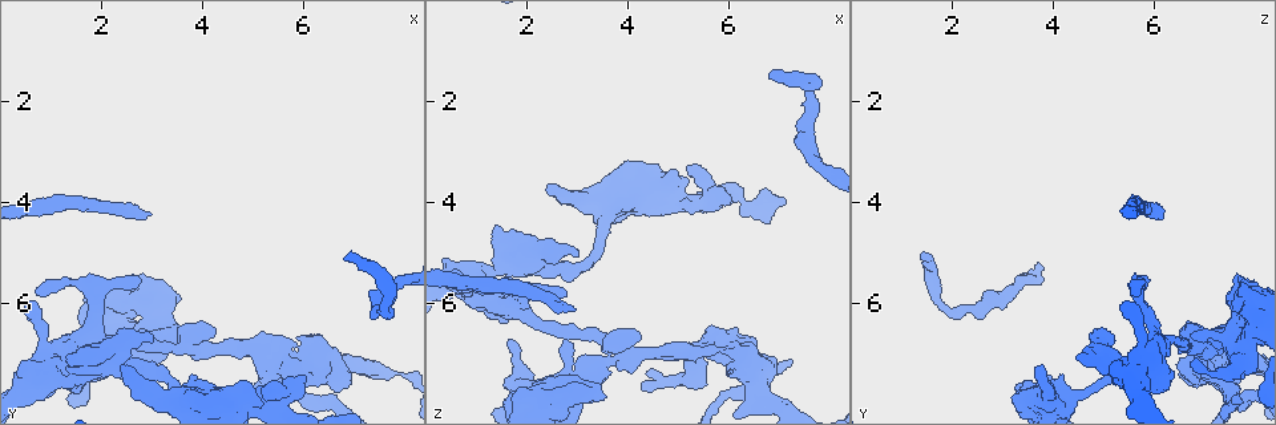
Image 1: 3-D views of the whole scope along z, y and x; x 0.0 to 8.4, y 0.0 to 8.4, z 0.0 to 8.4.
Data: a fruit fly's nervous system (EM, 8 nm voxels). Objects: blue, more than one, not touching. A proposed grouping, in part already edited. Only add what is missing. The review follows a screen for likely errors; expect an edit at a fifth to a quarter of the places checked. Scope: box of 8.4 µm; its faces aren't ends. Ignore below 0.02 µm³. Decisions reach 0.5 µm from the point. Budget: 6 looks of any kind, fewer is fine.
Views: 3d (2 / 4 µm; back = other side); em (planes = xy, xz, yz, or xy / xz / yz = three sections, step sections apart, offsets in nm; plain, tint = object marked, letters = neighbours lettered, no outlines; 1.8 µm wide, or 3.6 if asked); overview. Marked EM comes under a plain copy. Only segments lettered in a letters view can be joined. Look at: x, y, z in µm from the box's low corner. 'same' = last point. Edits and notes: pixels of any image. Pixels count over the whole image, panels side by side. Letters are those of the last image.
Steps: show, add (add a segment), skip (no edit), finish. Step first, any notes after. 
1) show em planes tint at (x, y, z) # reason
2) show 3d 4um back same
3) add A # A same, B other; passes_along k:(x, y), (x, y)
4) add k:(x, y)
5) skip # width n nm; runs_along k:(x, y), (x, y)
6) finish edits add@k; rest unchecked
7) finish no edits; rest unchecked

show 3d 4um at (6.30, 7.25, 7.10) # abrupt turn

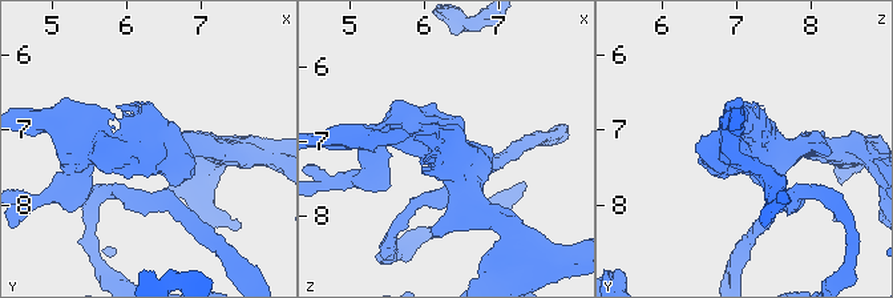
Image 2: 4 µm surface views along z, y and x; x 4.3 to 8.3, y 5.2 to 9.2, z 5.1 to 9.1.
show em 3.6um planes letters at (6.35, 7.25, 7.10)

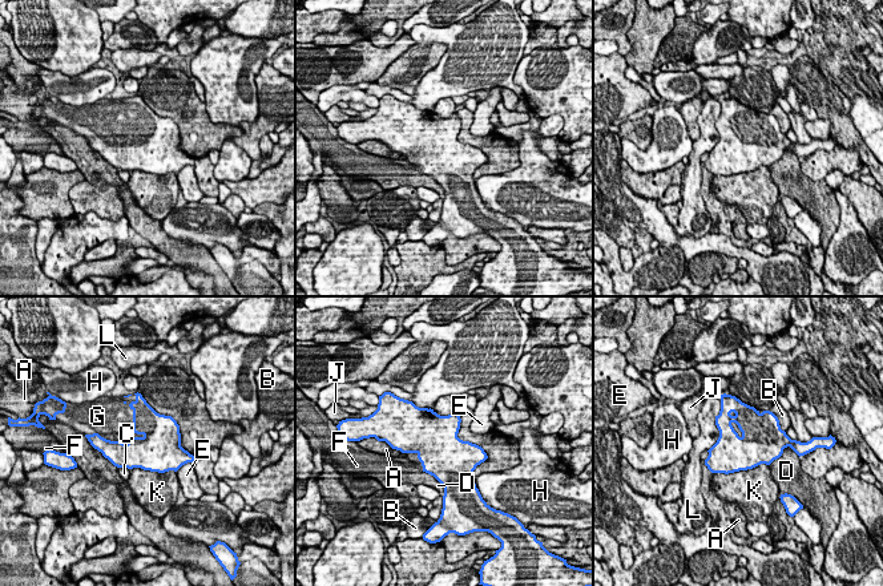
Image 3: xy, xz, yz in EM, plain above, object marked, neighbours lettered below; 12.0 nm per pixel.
add G # longest_contact K 700 nm; A other, B other, C other, D other, E other, F other, G same, H other, J other, K other, L other; passes_along 3:(146, 421), (133, 417), (113, 416); it goes on there

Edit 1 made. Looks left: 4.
show 3d 4um at (3.65, 6.85, 6.80) # arms part here

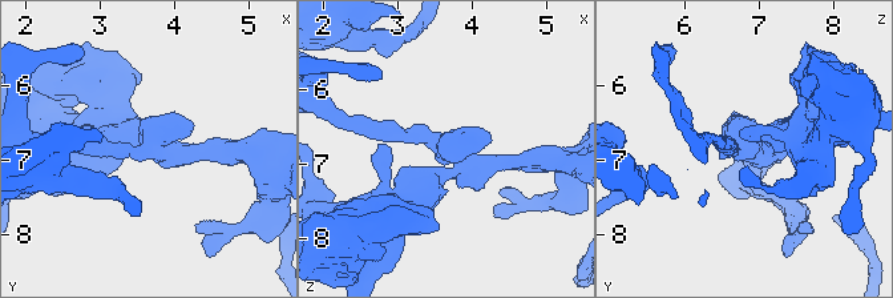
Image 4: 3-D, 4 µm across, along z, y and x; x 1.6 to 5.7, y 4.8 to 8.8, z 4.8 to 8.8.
show em xz step 8 tint at (3.65, 6.85, 6.80)

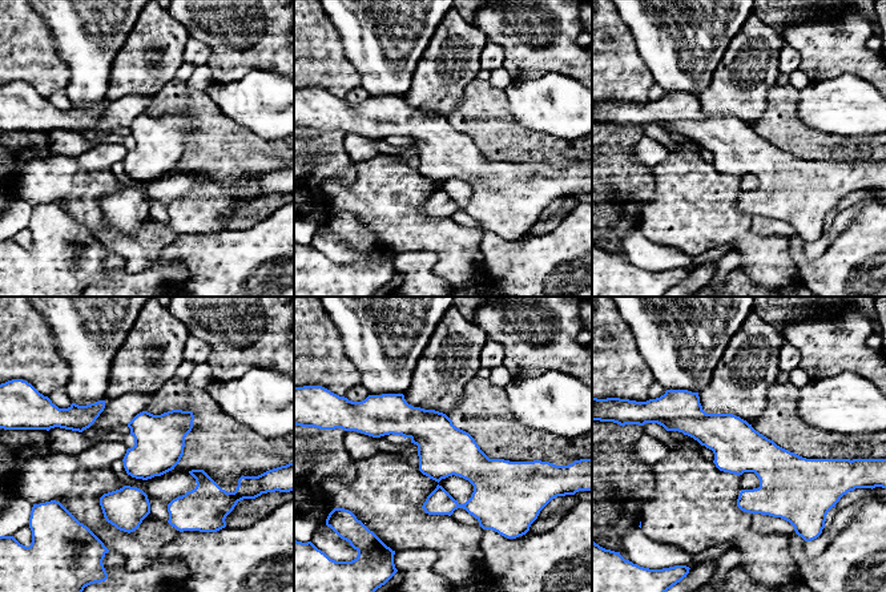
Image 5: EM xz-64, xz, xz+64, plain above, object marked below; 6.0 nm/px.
show em xy step 16 letters same

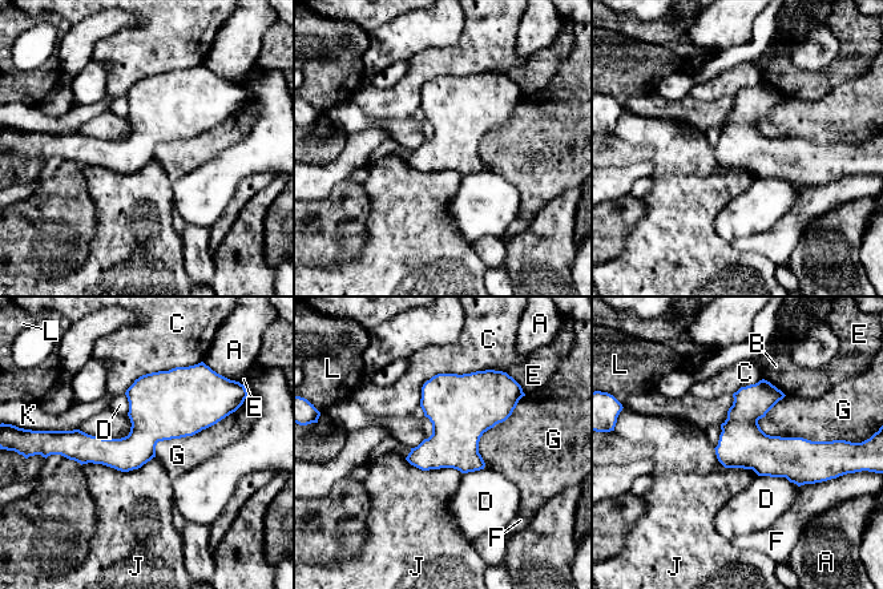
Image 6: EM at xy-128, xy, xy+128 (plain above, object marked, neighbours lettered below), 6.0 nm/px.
skip # width 200 nm; A other, B other, C other, D other, E other, F other, G other, J other, K other, L other; border 6:(757, 420), (770, 435), (822, 442); none of them fits

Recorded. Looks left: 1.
show em yz step 8 letters at (6.85, 5.05, 1.40) # free end

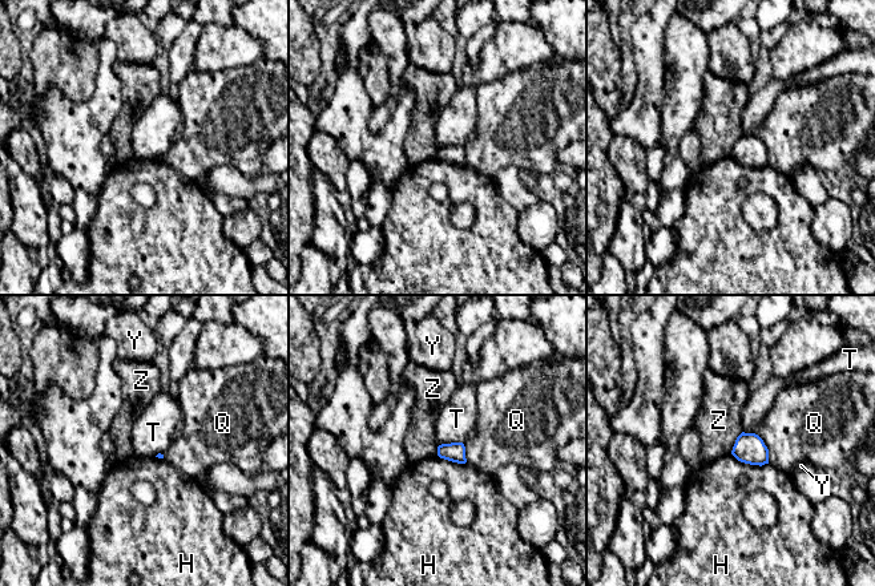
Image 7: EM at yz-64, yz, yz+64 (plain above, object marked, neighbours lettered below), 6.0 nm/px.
skip # longest_contact H 240 nm; H other, Q other, T other, Y other, Z other; border 7:(463, 443), (442, 443), (438, 447); no lettered segment goes on from it

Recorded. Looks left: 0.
finish edits add@3; rest unchecked

